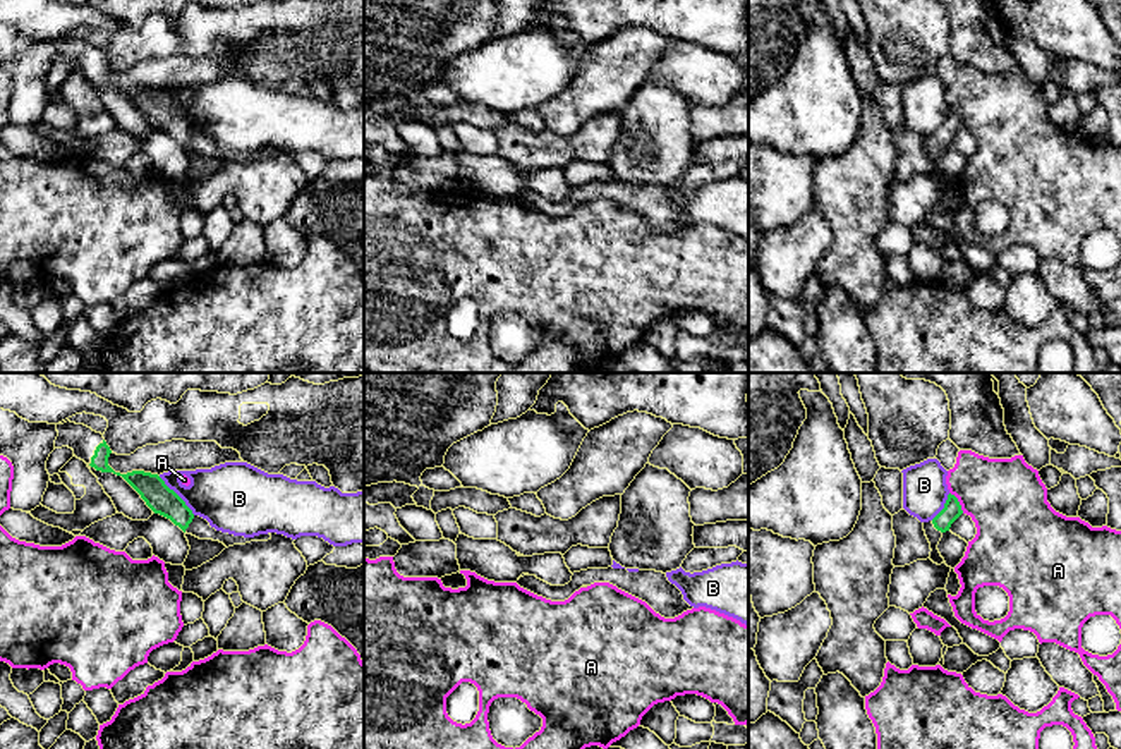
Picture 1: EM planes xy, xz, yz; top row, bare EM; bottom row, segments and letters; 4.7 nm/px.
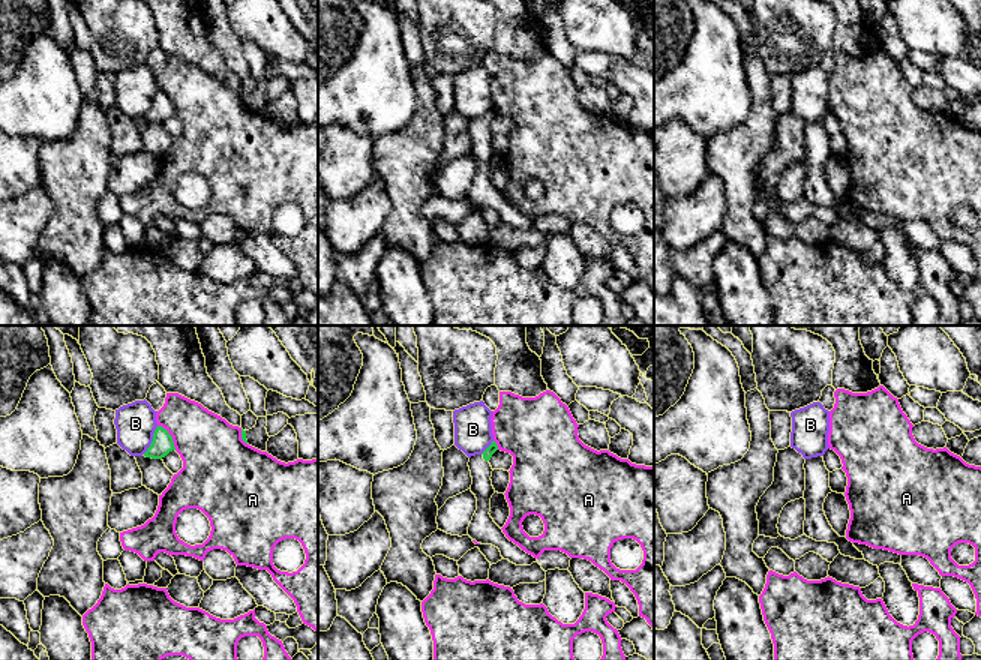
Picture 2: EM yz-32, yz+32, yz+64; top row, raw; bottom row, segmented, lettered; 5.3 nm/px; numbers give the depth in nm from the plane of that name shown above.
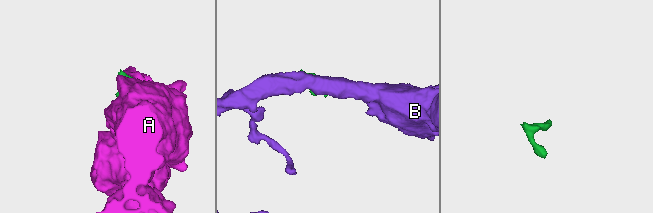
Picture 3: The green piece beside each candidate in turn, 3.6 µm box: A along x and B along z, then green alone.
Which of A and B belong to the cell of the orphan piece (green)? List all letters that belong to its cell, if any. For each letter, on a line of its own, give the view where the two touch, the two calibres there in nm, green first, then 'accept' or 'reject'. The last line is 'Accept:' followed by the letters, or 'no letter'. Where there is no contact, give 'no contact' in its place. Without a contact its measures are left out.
A: yz | 90/380 nm | reject
B: xy | 140/320 nm | reject
Accept: no letter

